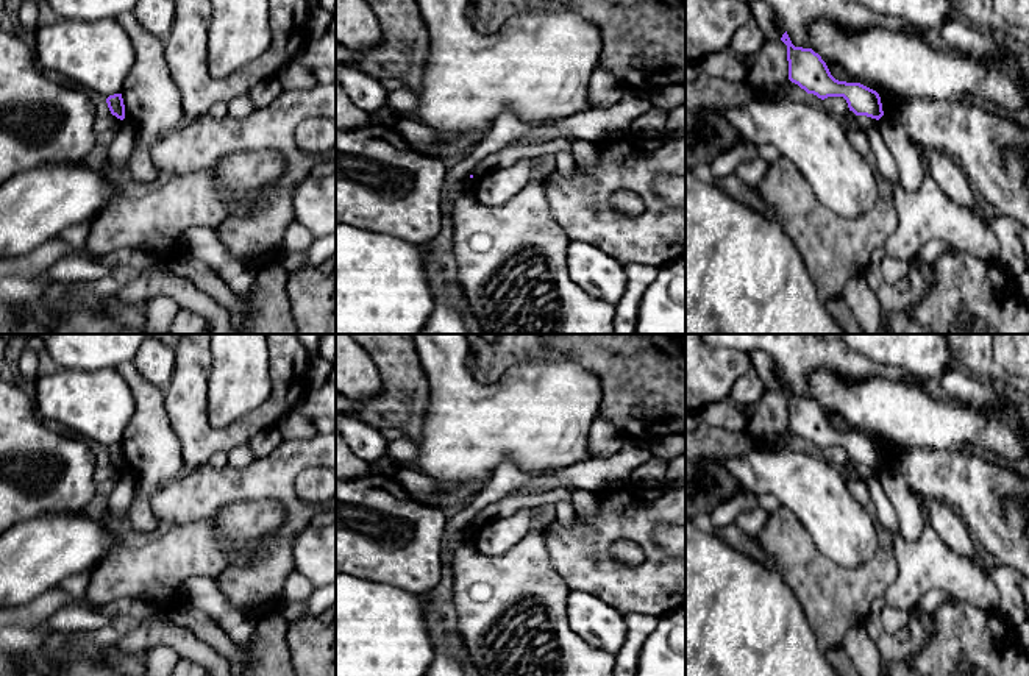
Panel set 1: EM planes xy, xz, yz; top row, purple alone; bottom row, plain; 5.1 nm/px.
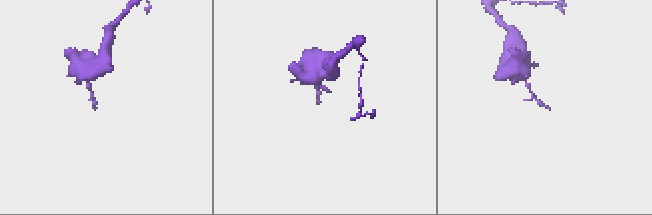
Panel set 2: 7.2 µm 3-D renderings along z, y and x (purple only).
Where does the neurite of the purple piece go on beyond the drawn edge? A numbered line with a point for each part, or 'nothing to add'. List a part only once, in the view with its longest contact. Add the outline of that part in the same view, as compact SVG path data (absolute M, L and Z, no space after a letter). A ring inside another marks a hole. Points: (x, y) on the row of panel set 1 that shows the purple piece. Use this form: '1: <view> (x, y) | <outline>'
nothing to add

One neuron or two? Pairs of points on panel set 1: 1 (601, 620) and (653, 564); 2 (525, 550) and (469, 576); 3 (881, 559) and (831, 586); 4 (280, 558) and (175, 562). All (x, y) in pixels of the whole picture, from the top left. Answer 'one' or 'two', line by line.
1: two
2: one
3: one
4: two

